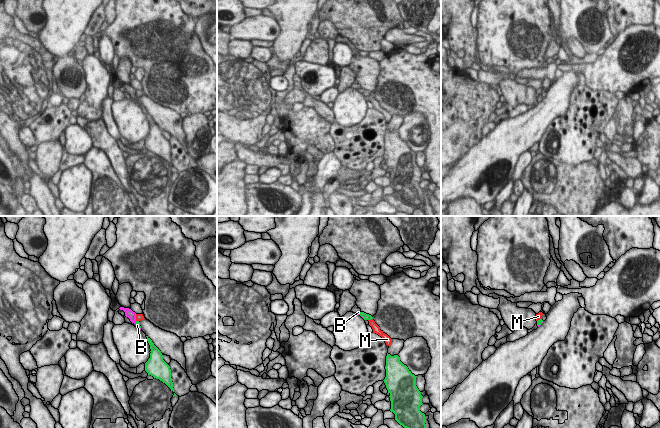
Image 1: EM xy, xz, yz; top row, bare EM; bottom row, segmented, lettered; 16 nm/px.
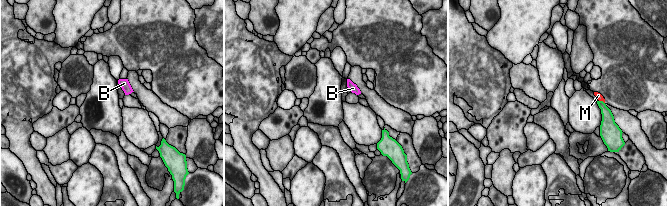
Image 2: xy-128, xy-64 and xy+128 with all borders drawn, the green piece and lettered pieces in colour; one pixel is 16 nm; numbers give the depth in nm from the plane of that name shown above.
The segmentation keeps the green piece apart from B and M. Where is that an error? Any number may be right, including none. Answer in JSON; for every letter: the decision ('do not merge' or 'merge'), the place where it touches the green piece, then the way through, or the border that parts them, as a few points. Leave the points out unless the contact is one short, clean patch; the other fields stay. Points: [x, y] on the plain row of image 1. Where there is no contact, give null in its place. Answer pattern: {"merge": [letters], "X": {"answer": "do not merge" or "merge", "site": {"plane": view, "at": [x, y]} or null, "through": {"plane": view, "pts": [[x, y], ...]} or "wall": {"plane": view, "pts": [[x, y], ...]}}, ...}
{"merge": ["B"], "B": {"answer": "merge", "site": {"plane": "xy", "at": [138, 100]}, "through": {"plane": "xy", "pts": [[137, 98], [138, 100], [137, 101]]}}, "M": {"answer": "do not merge", "site": {"plane": "xz", "at": [370, 95]}}}

